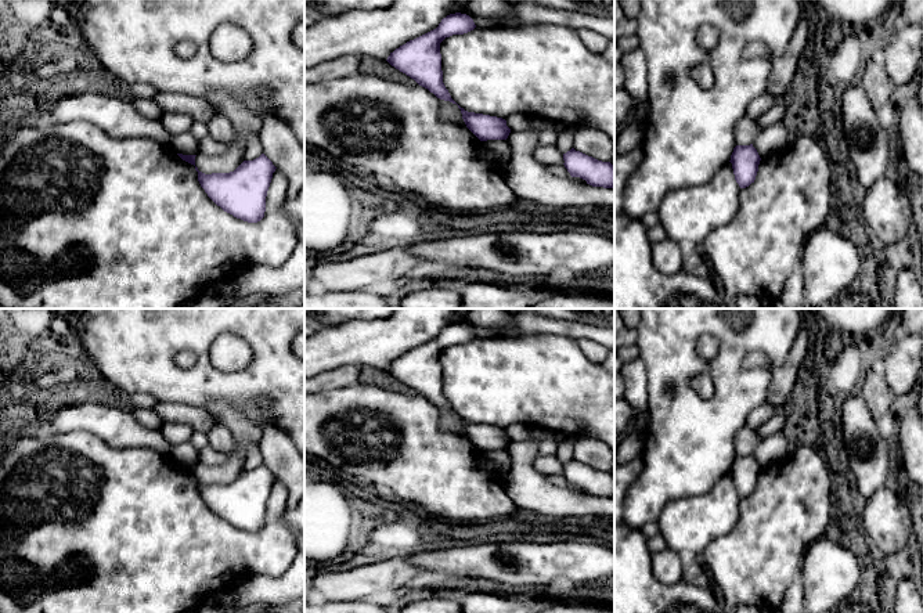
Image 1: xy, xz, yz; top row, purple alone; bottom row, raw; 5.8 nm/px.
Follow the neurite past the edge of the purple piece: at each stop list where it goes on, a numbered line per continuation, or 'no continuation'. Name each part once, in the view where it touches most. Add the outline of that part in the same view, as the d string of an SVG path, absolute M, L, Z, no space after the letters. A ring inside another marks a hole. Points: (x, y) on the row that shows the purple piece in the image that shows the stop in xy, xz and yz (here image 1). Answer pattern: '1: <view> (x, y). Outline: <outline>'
no continuation

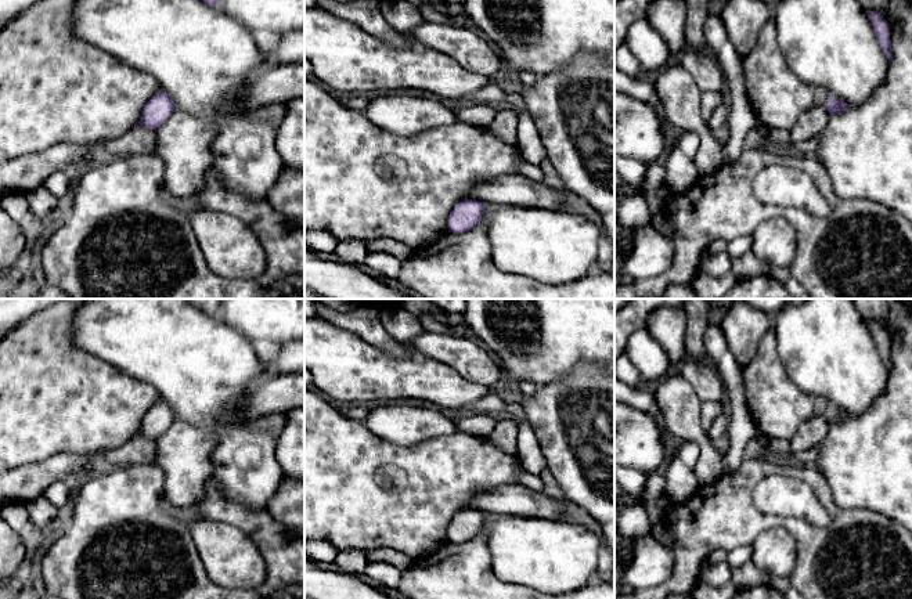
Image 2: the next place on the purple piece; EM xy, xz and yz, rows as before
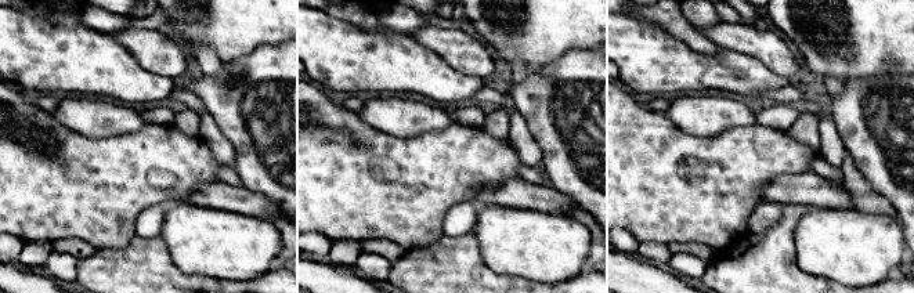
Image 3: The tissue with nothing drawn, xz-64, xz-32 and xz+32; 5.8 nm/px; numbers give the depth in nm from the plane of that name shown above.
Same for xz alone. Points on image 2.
no continuation

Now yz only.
no continuation

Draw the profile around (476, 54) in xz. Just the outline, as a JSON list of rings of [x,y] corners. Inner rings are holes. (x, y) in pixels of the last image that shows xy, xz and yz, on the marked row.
[[[426,21],[404,35],[453,57],[473,73],[493,76],[501,69],[502,58],[494,46],[468,28]]]

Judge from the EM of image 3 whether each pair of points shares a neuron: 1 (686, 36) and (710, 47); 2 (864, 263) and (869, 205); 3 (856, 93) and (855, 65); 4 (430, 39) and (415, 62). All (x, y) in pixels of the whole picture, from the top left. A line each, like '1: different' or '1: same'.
1: same
2: different
3: different
4: different

